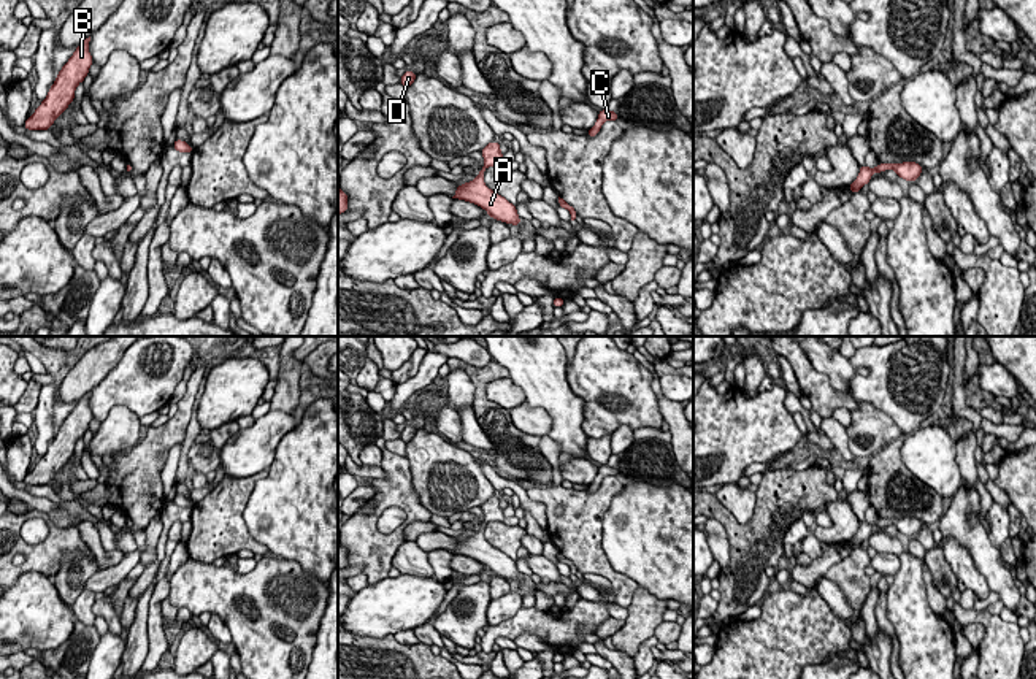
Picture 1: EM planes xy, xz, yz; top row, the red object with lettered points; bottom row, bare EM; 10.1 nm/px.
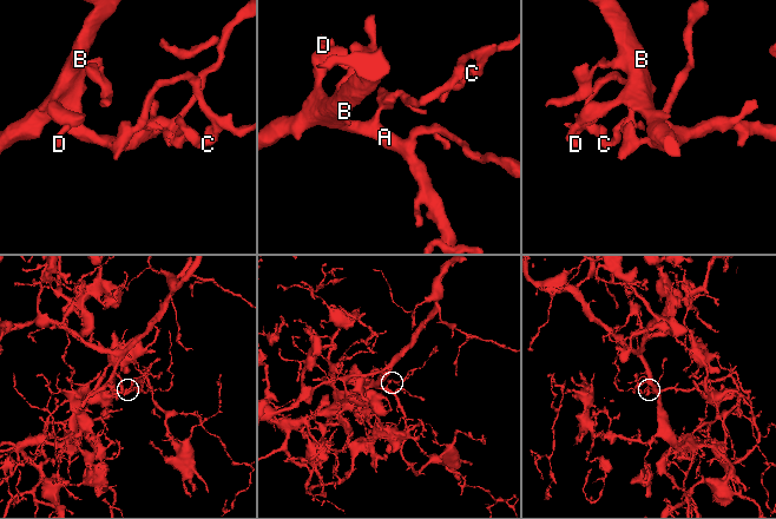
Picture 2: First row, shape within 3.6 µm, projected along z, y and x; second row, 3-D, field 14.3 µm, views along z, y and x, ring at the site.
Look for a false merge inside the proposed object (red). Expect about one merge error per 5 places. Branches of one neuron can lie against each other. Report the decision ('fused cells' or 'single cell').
single cell

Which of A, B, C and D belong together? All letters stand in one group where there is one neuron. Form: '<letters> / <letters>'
A B C D

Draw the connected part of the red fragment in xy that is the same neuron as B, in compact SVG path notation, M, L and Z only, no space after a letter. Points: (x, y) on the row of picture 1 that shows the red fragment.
M90 36L78 44L73 56L59 71L48 97L35 109L35 113L24 122L27 130L49 130L54 121L68 108L75 98L75 90L79 82L89 75L94 63L89 52Z

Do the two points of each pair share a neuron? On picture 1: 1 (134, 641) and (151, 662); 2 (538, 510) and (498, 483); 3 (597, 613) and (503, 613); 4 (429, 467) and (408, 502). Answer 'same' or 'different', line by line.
1: different
2: same
3: different
4: different

